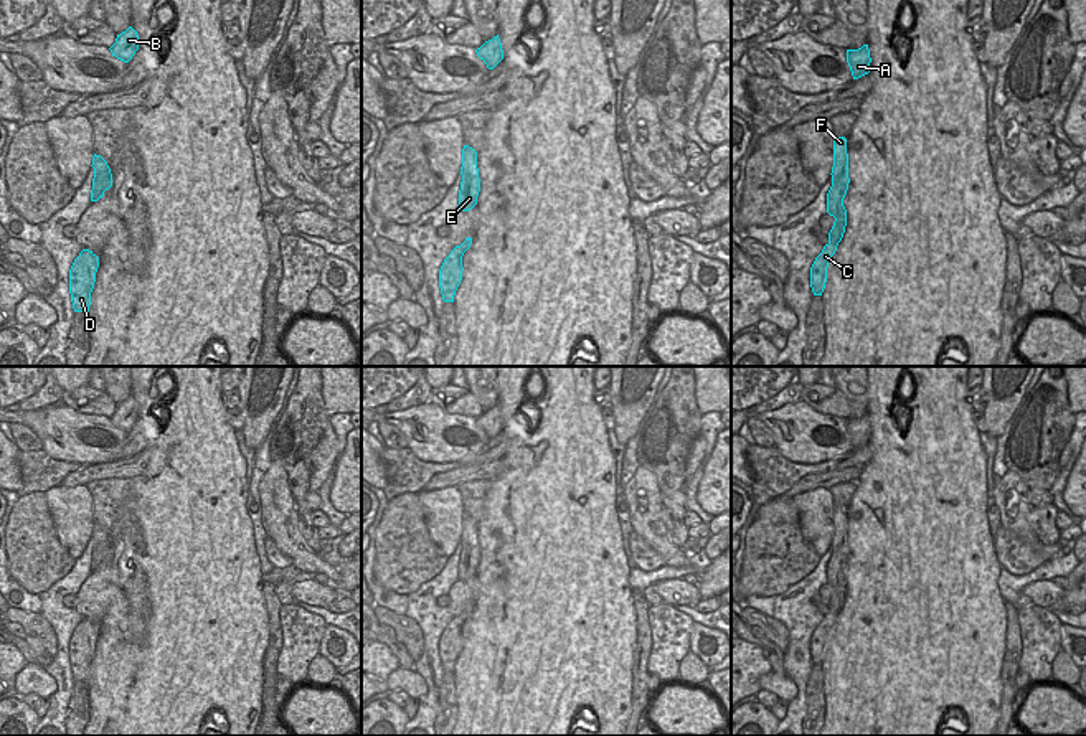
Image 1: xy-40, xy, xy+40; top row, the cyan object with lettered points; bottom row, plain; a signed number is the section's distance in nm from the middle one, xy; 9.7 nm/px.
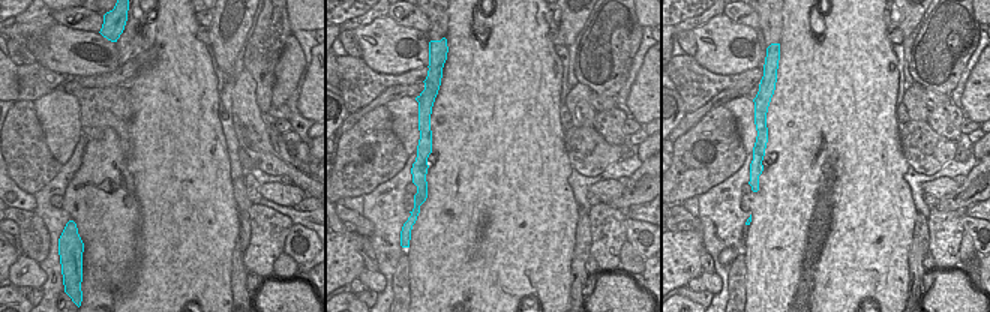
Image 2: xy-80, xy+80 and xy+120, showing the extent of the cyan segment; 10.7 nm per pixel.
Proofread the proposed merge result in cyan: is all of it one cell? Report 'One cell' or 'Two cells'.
One cell.

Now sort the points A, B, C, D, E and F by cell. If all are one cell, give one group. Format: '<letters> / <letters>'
A B C D E F

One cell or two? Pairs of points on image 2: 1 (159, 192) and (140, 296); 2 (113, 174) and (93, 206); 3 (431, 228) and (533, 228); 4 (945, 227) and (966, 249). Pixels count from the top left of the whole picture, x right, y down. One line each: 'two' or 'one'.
1: one
2: one
3: one
4: two

